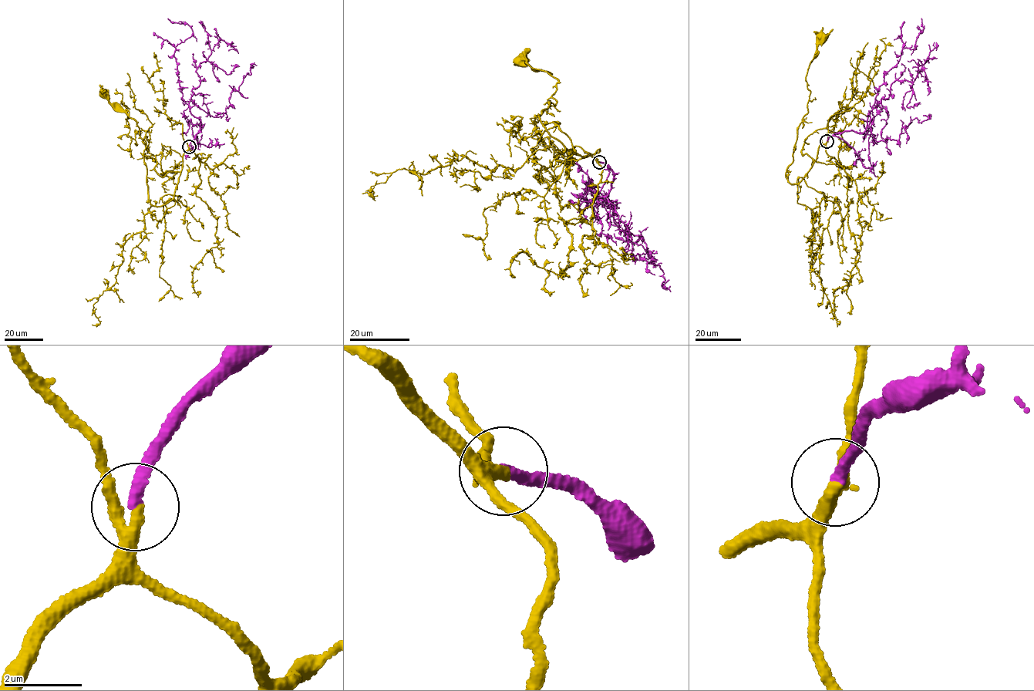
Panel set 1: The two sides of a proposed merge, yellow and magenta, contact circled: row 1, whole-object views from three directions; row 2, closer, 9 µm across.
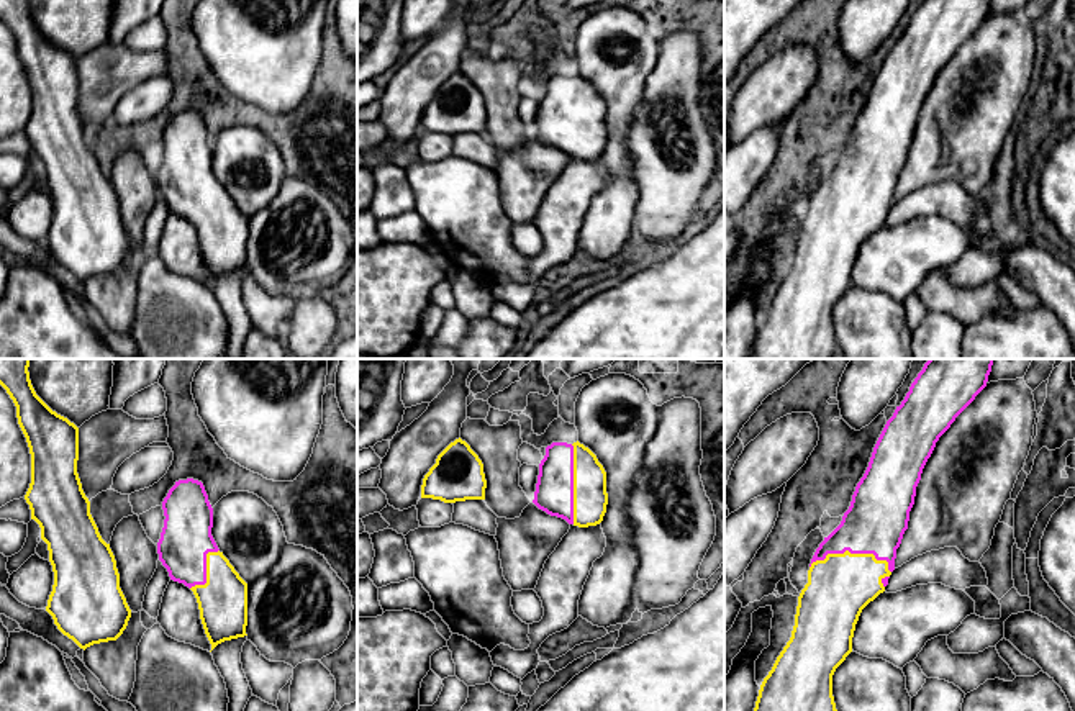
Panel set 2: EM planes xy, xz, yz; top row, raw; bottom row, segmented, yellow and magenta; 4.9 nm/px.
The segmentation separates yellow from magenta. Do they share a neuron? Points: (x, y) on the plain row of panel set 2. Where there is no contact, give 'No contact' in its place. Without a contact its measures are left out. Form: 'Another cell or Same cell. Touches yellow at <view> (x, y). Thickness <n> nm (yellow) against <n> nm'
Same cell. Touches yellow at yz (852, 187). Thickness 320 nm (yellow) against 300 nm

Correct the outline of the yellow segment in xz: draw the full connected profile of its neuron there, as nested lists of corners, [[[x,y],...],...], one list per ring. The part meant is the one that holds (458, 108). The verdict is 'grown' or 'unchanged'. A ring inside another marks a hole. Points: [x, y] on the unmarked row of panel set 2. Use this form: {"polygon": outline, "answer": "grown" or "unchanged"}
{"polygon": [[[460,70],[451,75],[423,111],[421,131],[456,136],[485,133],[483,97]]], "answer": "unchanged"}

